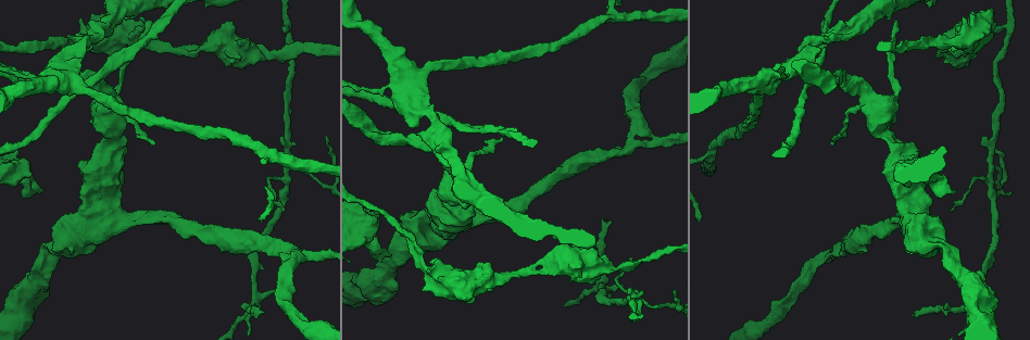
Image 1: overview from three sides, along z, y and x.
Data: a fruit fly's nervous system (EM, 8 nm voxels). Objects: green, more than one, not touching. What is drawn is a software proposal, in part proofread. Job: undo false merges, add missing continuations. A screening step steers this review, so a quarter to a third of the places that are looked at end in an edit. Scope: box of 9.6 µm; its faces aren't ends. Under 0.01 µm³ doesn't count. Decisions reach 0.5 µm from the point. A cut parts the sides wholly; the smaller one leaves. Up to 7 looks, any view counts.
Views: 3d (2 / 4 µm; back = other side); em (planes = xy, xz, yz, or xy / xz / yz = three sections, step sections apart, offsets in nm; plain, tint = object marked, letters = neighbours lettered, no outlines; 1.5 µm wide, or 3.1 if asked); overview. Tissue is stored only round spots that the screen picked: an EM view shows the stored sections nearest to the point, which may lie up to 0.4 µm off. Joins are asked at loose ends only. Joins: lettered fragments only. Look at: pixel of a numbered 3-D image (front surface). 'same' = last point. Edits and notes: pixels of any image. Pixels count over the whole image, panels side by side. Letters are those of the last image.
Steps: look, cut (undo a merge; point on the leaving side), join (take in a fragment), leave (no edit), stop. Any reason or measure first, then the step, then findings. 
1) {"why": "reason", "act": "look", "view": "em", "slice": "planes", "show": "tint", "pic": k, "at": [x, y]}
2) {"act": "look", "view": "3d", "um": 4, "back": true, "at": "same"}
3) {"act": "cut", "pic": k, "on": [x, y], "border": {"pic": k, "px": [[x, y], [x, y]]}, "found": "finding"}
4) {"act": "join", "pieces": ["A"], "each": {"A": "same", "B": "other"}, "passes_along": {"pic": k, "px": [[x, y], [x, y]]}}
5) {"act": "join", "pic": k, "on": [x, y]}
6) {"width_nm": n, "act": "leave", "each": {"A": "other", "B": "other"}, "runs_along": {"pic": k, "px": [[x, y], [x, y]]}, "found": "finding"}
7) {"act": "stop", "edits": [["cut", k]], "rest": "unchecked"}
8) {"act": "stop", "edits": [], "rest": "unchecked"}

{"why": "a fork", "act": "look", "view": "em", "slice": "planes", "show": "tint", "pic": 1, "at": [436, 127]}

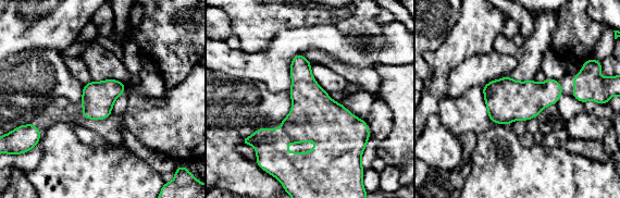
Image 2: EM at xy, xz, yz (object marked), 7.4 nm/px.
{"act": "look", "view": "em", "slice": "planes", "show": "letters", "at": "same"}

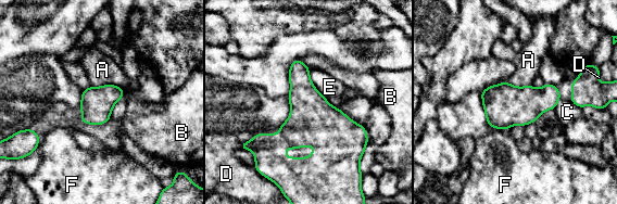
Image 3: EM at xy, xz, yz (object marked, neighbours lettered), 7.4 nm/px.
{"act": "leave", "each": {"A": "other", "B": "other", "C": "other", "D": "other", "E": "other", "F": "other"}, "border": {"pic": 3, "px": [[91, 86], [116, 85], [124, 90]]}, "found": "continuous, no second neuron"}

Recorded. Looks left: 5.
{"why": "sudden change in width", "act": "look", "view": "em", "slice": "xz", "step": 4, "show": "tint", "pic": 1, "at": [381, 87]}

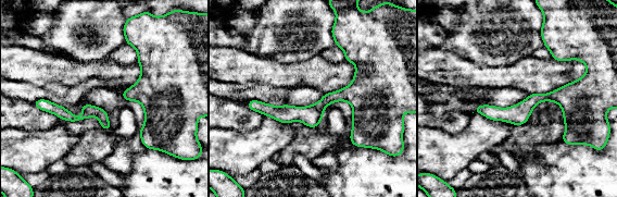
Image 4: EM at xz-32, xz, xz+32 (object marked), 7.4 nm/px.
{"act": "look", "view": "em", "slice": "planes", "show": "letters", "at": "same"}

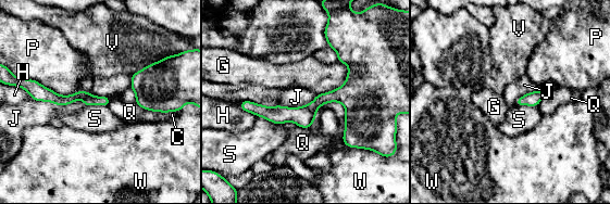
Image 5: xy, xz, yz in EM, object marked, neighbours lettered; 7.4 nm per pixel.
{"act": "leave", "each": {"C": "other", "G": "other", "H": "other", "J": "other", "P": "other", "Q": "other", "S": "other", "V": "other", "W": "other"}, "border": {"pic": 5, "px": [[32, 98], [85, 105]]}, "found": "all the same neuron"}

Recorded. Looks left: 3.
{"why": "a fork", "act": "look", "view": "em", "slice": "xy", "step": 4, "show": "tint", "pic": 1, "at": [639, 142]}

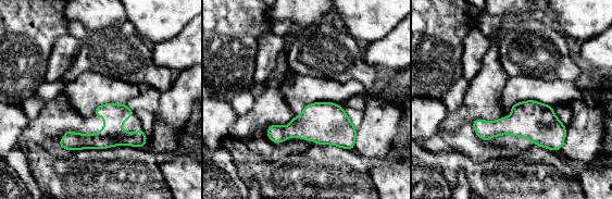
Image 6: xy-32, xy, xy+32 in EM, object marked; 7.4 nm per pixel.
{"why": "cut it another way", "act": "look", "view": "em", "slice": "planes", "show": "letters", "at": "same"}

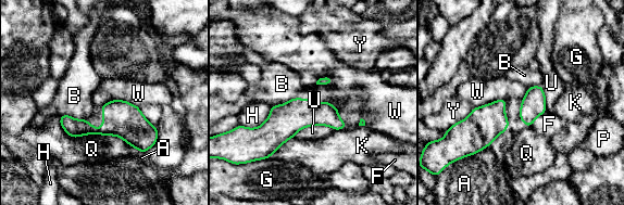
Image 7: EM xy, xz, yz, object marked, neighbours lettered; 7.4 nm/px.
{"width_nm": 180, "act": "leave", "each": {"A": "other", "B": "other", "F": "other", "G": "other", "H": "other", "K": "other", "P": "other", "Q": "other", "U": "other", "W": "other", "Y": "other"}, "border": {"pic": 7, "px": [[107, 101], [125, 100], [139, 107]]}, "found": "continuous, no second neuron"}

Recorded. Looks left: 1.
{"act": "stop", "edits": [], "rest": "unchecked"}

